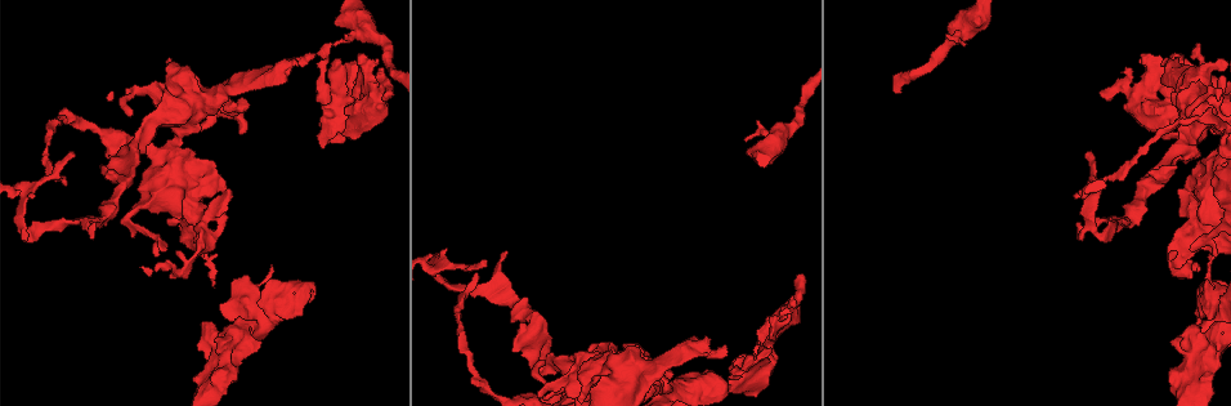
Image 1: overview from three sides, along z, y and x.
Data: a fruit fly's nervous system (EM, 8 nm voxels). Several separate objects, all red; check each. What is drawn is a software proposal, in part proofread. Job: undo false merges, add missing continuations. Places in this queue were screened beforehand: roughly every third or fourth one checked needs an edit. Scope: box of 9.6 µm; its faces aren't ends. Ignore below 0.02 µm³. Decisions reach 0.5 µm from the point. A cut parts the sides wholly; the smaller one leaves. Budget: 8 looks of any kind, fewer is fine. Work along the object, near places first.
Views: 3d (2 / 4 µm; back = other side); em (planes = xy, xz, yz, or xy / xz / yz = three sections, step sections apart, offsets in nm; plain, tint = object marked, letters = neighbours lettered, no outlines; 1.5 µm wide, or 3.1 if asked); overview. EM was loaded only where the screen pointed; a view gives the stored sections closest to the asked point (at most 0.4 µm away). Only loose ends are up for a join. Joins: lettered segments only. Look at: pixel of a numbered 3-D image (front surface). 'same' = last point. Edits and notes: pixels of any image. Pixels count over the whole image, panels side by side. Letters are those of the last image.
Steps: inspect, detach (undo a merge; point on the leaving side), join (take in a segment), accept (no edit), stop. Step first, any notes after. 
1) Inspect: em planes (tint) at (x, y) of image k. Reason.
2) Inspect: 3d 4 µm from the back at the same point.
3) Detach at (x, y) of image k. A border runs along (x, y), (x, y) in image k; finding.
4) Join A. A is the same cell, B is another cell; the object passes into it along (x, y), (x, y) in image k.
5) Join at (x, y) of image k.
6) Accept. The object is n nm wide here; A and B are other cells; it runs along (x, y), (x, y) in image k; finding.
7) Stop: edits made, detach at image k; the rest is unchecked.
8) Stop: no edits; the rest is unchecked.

Inspect: em 3.1 µm xy step 8 (tint) at (1180, 144) of image 1. Closes a loop.

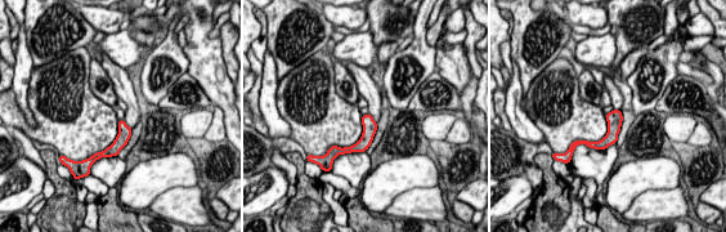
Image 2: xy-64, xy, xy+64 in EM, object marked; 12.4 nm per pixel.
Inspect: em 3.1 µm planes (letters) at the same point. Another direction.

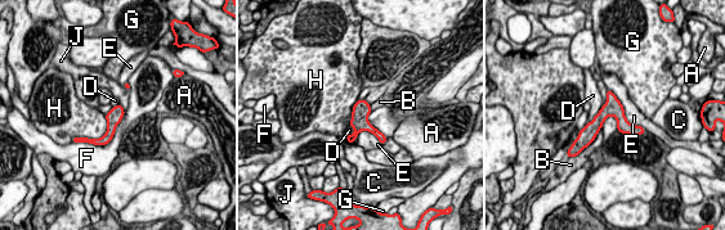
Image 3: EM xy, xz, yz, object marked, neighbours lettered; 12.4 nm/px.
Accept. The object is 200 nm wide here; A, B, C, D, E, F, G, H and J are other cells; a border runs along (125, 111), (106, 144), (79, 143) in image 3; all the same cell.

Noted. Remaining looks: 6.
Inspect: em planes (letters) at (161, 251) of image 1. Tapers out.

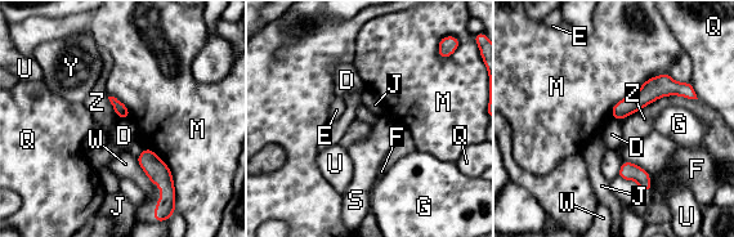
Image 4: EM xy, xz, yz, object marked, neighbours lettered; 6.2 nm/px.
Accept. The longest contact is with M, 460 nm; D, E, F, G, J, M, Q, S, U, W, Y and Z are other cells; no lettered segment goes on from it.

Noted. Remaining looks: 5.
Inspect: em planes (letters) at (94, 222) of image 1. An open end.

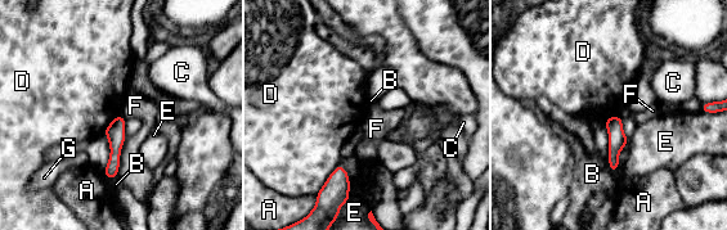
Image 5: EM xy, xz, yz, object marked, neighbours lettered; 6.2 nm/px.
Accept. A, B, C, D, E, F and G are other cells; a border runs along (120, 114), (126, 118) in image 5; no lettered segment goes on from it.

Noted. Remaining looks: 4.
Stop: no edits; the rest is unchecked.

